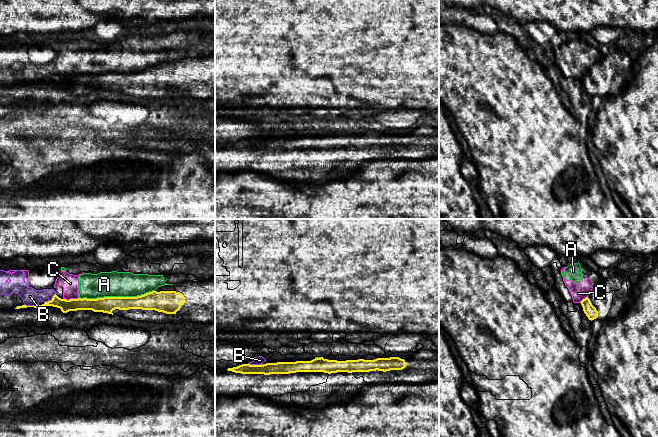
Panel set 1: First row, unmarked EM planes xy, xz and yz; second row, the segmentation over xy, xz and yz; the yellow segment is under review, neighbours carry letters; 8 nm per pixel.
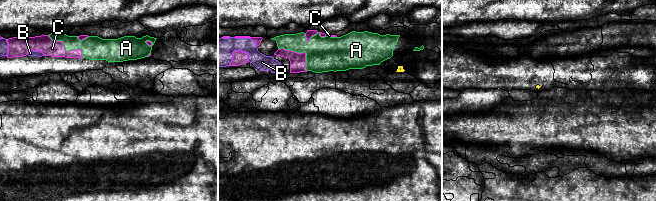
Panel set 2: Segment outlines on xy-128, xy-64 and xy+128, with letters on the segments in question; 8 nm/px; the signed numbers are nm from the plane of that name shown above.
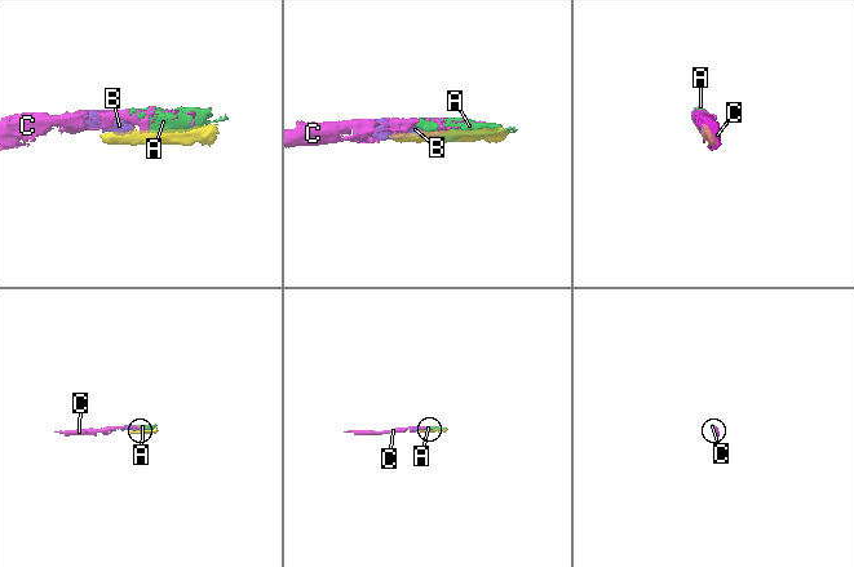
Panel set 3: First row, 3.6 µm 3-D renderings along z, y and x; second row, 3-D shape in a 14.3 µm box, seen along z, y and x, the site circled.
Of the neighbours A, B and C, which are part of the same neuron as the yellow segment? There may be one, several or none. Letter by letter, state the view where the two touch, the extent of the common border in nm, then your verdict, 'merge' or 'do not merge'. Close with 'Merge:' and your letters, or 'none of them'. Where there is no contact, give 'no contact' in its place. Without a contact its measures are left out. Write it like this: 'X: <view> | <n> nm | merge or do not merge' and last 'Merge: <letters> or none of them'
A: xy | 600 nm | do not merge
B: xy | 120 nm | do not merge
C: xy | 130 nm | do not merge
Merge: none of them

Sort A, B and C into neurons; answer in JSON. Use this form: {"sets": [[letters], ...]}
{"sets": [["A", "B", "C"]]}

